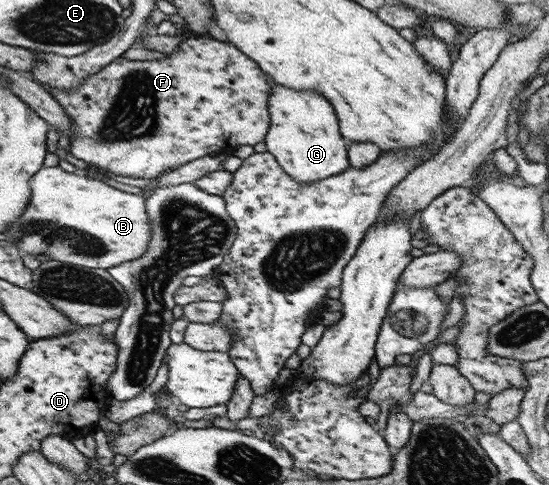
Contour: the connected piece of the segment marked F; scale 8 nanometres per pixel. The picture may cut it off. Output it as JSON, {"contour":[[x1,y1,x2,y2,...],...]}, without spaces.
{"contour":[[200,35,185,36,183,42,179,42,177,49,167,54,165,58,156,60,135,61,121,58,115,58,111,63,103,66,100,71,93,73,93,76,83,80,81,87,69,88,63,90,59,88,51,88,49,84,41,85,45,88,65,109,65,113,69,115,69,119,73,121,70,135,70,152,81,161,87,164,95,165,115,173,115,175,123,175,123,177,143,177,143,179,151,179,161,175,167,169,175,169,178,165,182,166,190,161,205,155,227,155,231,156,235,153,240,145,257,145,260,141,264,141,270,126,269,108,267,108,267,99,271,93,271,81,265,75,250,57,247,57,240,49,227,42,216,40,215,38,205,38]]}

